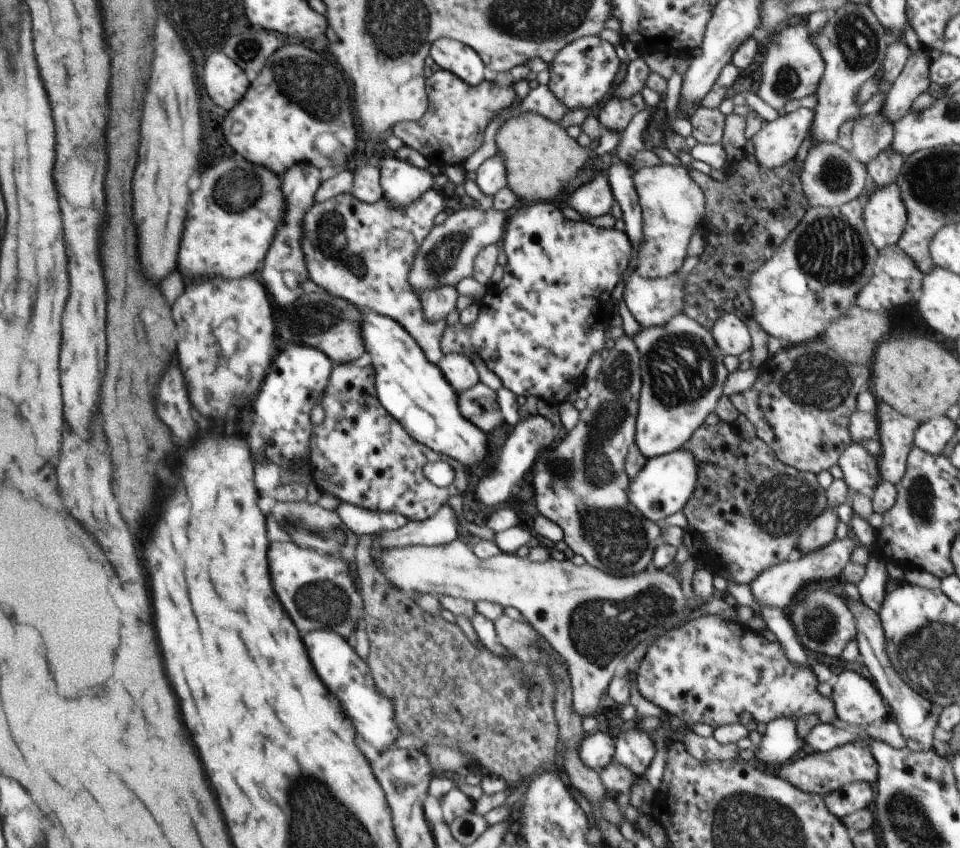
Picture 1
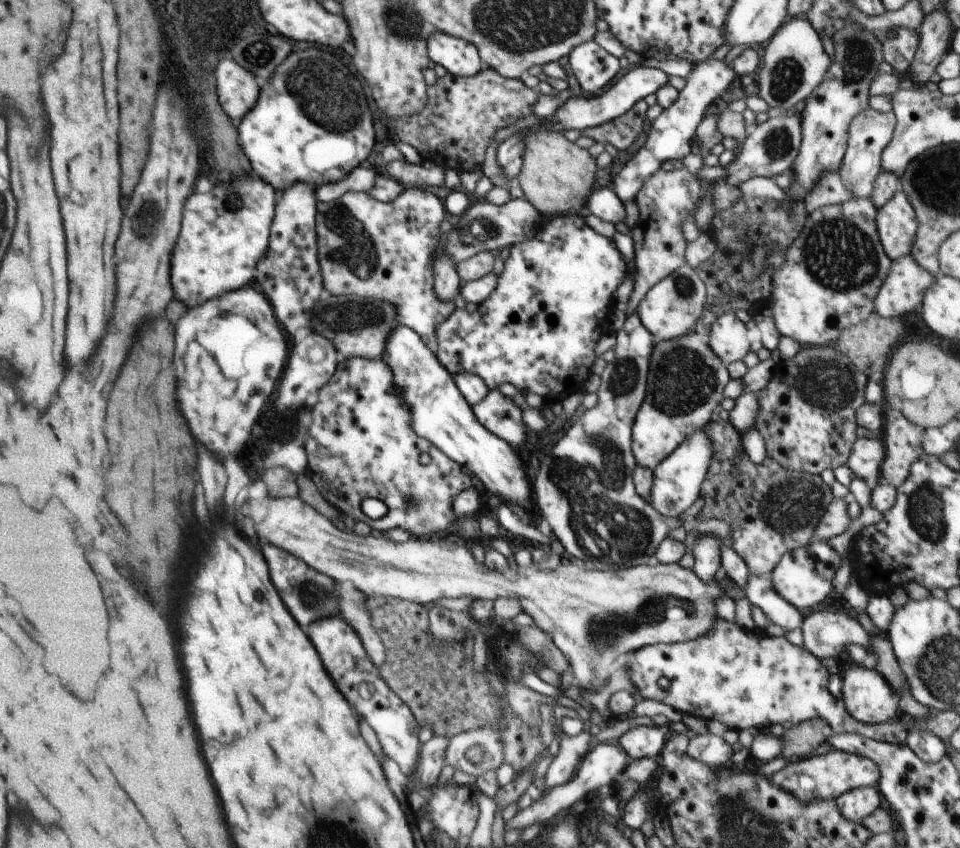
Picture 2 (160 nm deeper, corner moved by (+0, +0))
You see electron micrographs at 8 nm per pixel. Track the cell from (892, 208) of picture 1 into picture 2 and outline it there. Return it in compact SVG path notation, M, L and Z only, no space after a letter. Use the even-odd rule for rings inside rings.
M903 191L896 192L882 208L877 209L878 238L891 260L910 255L916 228L918 224L914 208Z

